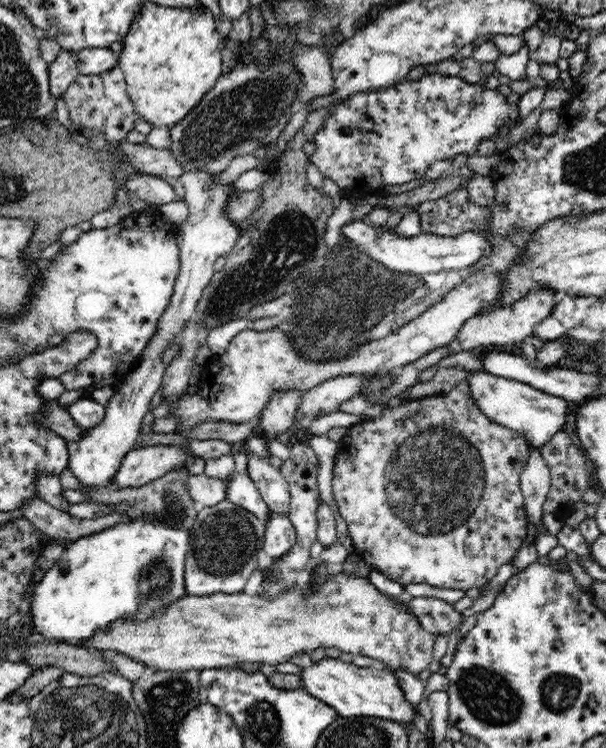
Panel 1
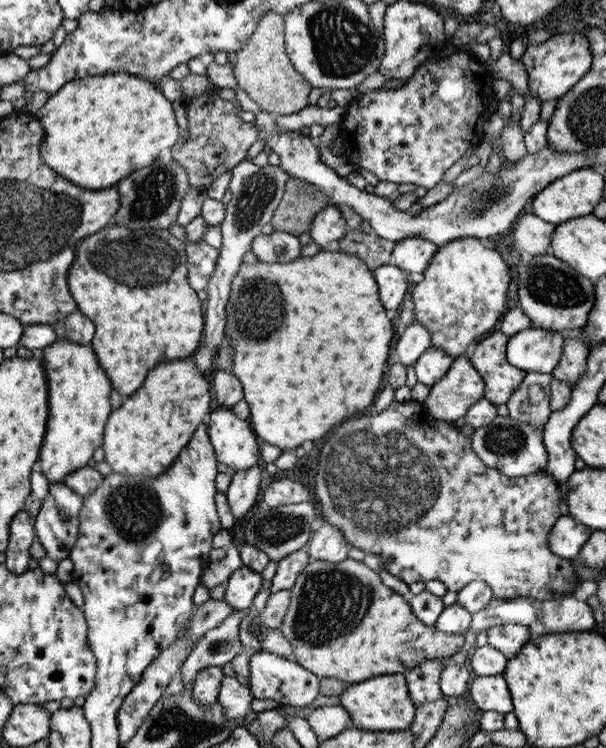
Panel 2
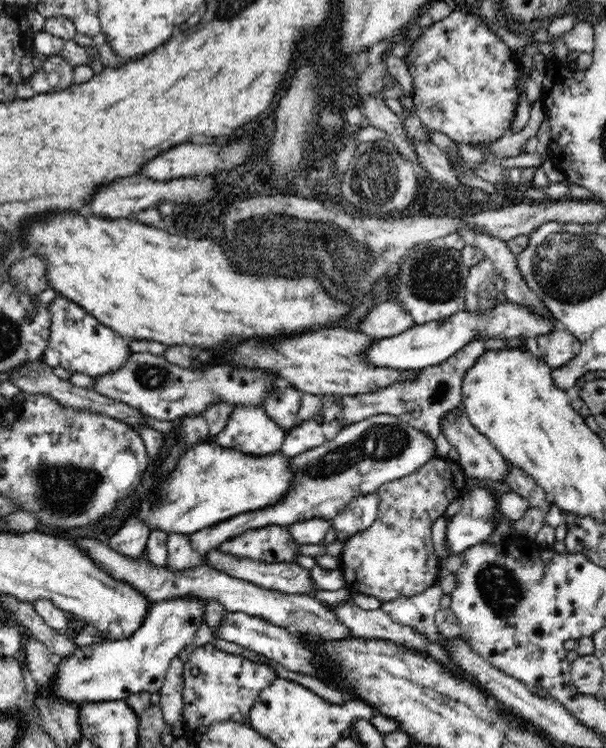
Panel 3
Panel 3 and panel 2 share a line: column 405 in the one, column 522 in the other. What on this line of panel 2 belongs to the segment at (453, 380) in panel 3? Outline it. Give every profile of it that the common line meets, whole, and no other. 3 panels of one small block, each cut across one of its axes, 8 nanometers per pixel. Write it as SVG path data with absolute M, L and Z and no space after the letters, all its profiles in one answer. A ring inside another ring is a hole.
M528 372L512 397L505 402L510 417L543 429L552 412L548 399L552 378L551 374Z

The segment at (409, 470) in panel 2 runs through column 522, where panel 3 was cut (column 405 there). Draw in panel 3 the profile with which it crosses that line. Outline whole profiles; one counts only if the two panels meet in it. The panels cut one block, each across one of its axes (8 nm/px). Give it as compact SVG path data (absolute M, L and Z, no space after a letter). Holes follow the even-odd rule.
M454 457L434 458L425 462L412 474L383 484L376 491L380 497L376 520L367 529L349 536L338 556L344 575L345 589L352 594L372 596L381 603L386 603L422 594L428 588L432 588L434 583L439 582L440 558L434 551L431 525L439 516L444 516L447 506L454 499L464 496L466 478Z

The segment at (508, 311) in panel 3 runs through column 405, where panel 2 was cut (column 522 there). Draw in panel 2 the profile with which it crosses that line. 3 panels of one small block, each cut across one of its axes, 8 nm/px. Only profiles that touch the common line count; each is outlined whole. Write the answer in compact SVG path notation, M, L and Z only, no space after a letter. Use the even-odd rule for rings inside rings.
M536 327L508 338L506 358L523 371L552 374L562 356L564 333Z

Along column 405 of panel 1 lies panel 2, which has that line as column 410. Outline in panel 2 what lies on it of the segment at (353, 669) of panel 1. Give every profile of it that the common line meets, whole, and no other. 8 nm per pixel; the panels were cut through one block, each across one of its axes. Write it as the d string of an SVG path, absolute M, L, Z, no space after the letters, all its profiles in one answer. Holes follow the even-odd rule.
M400 674L375 676L360 683L348 684L340 696L340 705L350 713L354 729L372 732L396 732L409 729L416 710L410 699L406 677Z

